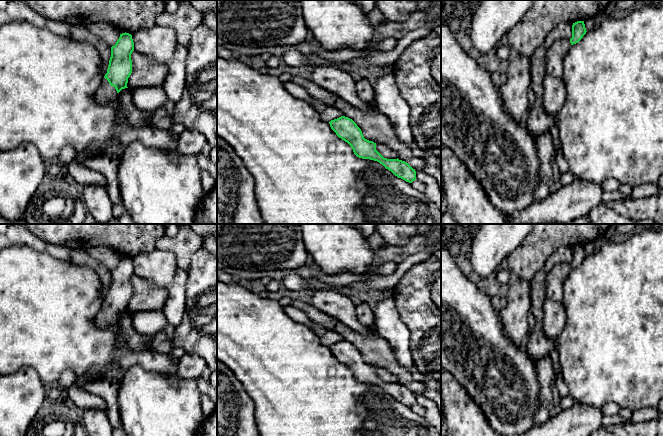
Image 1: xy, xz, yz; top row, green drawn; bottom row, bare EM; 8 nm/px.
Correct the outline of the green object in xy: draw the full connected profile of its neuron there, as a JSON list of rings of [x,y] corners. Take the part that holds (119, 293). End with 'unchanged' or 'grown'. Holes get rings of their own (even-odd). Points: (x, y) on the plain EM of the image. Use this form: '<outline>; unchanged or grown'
[[[129,257],[120,258],[116,268],[111,271],[111,281],[107,297],[99,312],[95,316],[98,327],[110,327],[117,322],[117,318],[127,311],[128,302],[132,297],[131,278],[134,266]]]; grown

